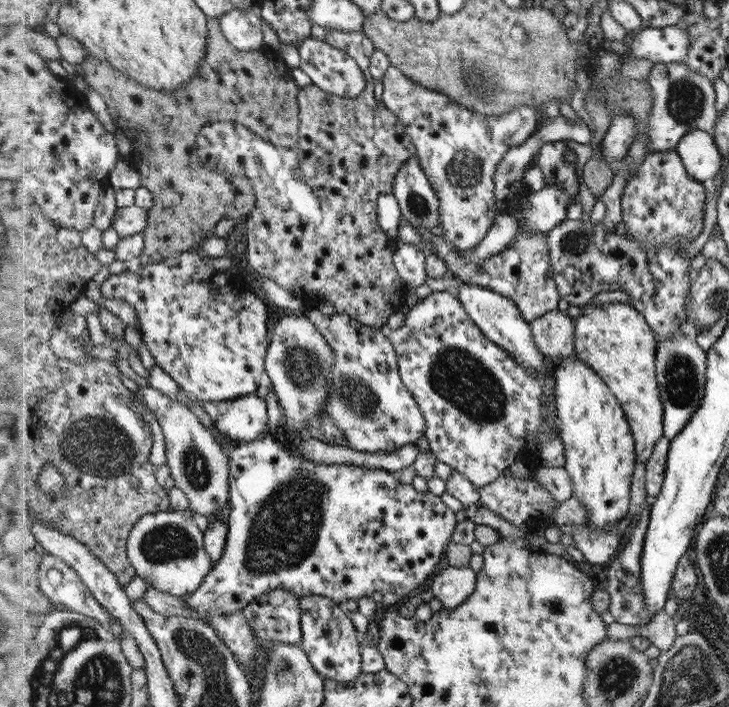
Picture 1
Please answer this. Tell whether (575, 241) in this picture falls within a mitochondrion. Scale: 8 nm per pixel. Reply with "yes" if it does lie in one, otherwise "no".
yes

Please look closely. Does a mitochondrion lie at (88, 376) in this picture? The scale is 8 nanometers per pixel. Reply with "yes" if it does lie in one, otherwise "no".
no

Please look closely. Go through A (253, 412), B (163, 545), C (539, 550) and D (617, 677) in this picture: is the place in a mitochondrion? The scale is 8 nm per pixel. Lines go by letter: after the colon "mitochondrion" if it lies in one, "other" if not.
A: other
B: mitochondrion
C: other
D: mitochondrion

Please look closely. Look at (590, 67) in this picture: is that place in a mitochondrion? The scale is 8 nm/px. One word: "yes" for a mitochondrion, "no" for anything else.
no

